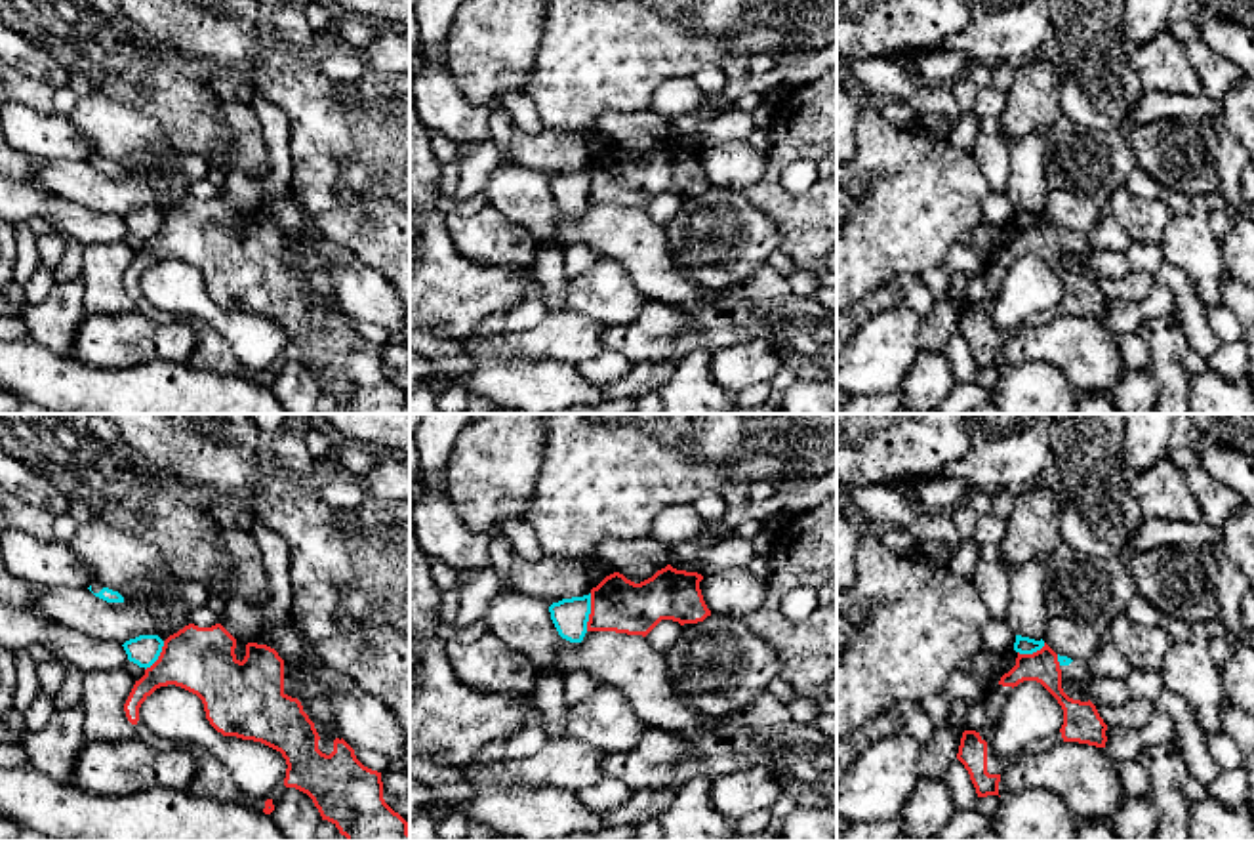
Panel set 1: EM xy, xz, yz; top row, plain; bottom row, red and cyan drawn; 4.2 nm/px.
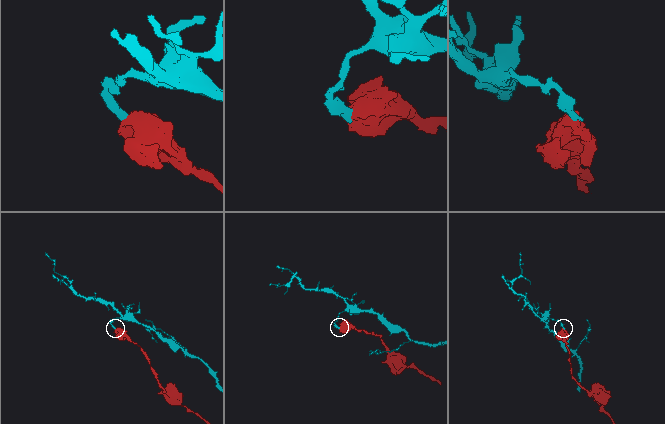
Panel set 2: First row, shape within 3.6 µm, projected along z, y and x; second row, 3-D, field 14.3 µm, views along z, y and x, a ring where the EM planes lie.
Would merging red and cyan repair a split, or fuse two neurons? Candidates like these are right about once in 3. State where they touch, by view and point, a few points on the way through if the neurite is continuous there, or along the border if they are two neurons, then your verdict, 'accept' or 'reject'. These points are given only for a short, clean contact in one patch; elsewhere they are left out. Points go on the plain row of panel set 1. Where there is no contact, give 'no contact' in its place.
xz (591, 185) | along xz (591, 166), (591, 185), (586, 203) | reject

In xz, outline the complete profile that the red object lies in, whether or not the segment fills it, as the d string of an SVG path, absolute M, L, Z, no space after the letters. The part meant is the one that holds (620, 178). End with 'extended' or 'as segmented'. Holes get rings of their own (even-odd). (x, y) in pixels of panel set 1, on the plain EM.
M671 137L640 156L614 145L591 162L587 204L646 210L661 193L680 198L703 195L711 183L699 162L701 153L701 147Z | as segmented

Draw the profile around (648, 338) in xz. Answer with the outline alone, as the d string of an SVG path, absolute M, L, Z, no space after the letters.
M648 299L635 320L623 326L606 326L602 345L631 362L669 362L675 366L680 359L673 351L673 343L686 326L688 318L682 309Z

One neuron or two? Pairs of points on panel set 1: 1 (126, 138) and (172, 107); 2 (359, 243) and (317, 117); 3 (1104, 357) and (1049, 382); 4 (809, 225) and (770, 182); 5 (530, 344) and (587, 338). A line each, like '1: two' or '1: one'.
1: two
2: one
3: two
4: one
5: one

